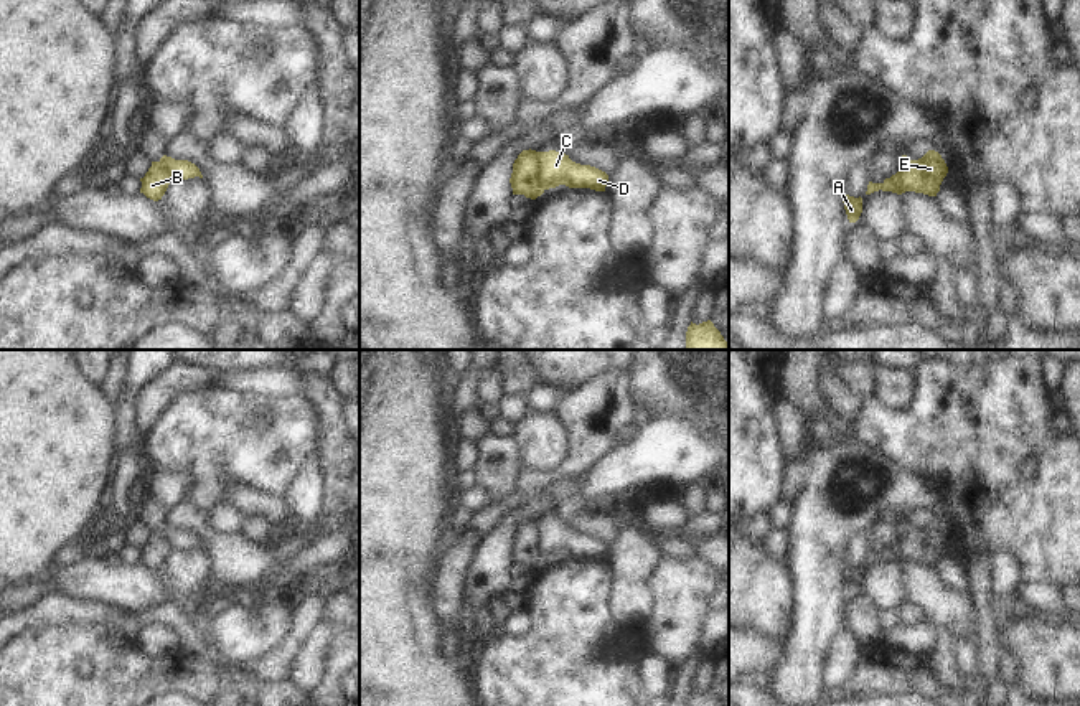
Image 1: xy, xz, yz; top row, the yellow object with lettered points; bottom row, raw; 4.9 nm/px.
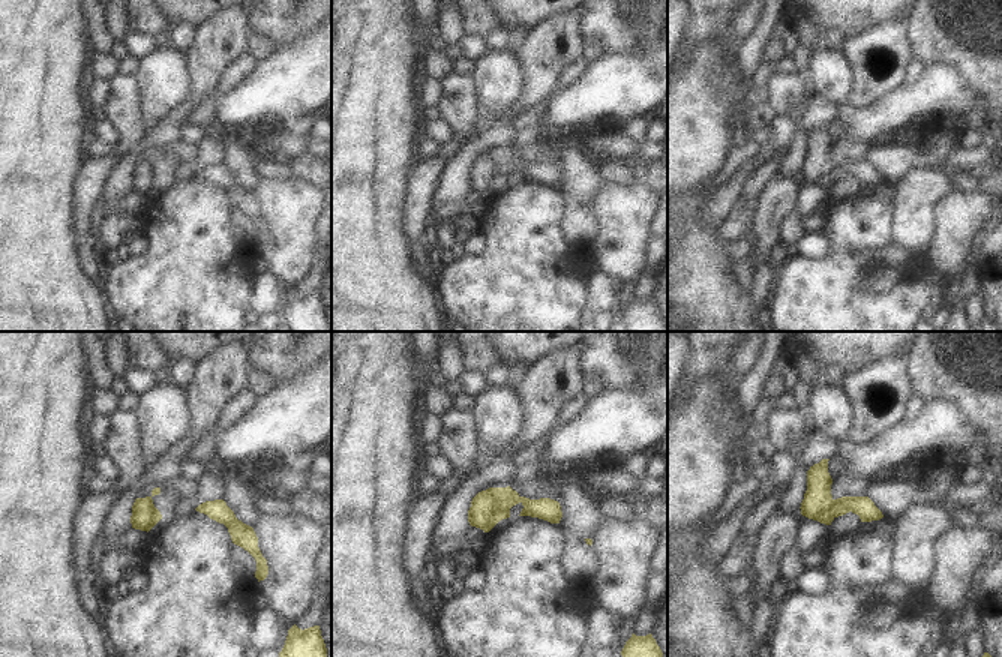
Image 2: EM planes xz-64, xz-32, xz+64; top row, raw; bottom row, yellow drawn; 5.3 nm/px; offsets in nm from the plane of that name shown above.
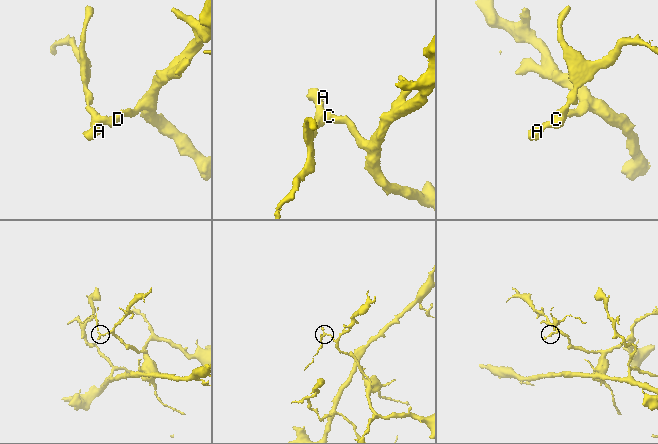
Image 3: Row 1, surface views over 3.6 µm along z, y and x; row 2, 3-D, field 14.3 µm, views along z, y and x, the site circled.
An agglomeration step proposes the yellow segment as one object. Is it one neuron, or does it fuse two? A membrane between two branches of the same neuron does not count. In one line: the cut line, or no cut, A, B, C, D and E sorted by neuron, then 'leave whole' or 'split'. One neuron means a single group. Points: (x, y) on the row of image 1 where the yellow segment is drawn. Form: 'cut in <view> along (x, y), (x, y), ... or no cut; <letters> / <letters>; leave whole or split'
cut in xz along (536, 152), (538, 180), (544, 188); A B E / C D; split

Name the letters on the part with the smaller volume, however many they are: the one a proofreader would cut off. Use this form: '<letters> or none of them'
A, B, E

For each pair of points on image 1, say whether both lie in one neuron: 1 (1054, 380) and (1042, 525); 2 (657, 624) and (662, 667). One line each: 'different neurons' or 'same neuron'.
1: different neurons
2: different neurons

